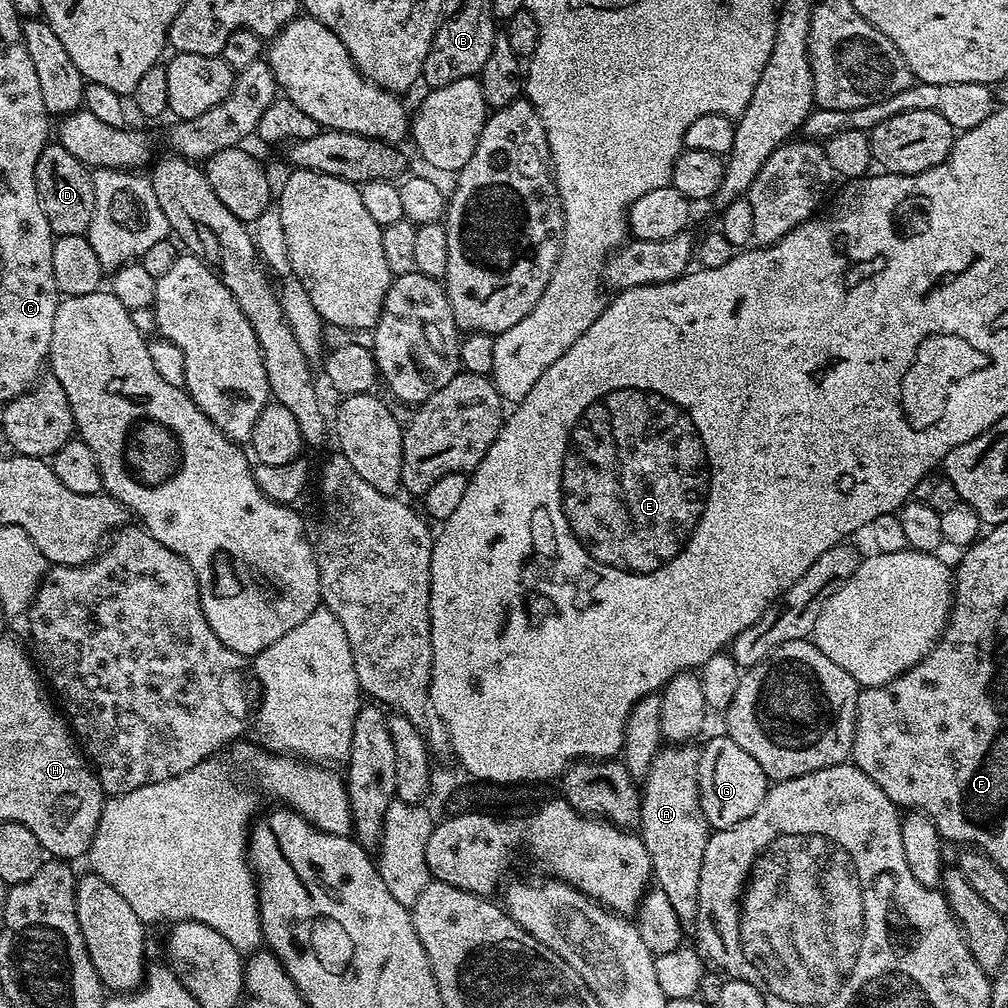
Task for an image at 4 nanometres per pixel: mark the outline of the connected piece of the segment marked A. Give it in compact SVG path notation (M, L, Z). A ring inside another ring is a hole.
M695 743L664 746L656 753L650 774L642 782L638 835L646 846L646 854L650 854L655 887L660 888L672 903L681 928L695 929L698 918L698 882L702 878L702 858L706 858L710 835L708 819L700 805L700 748Z

